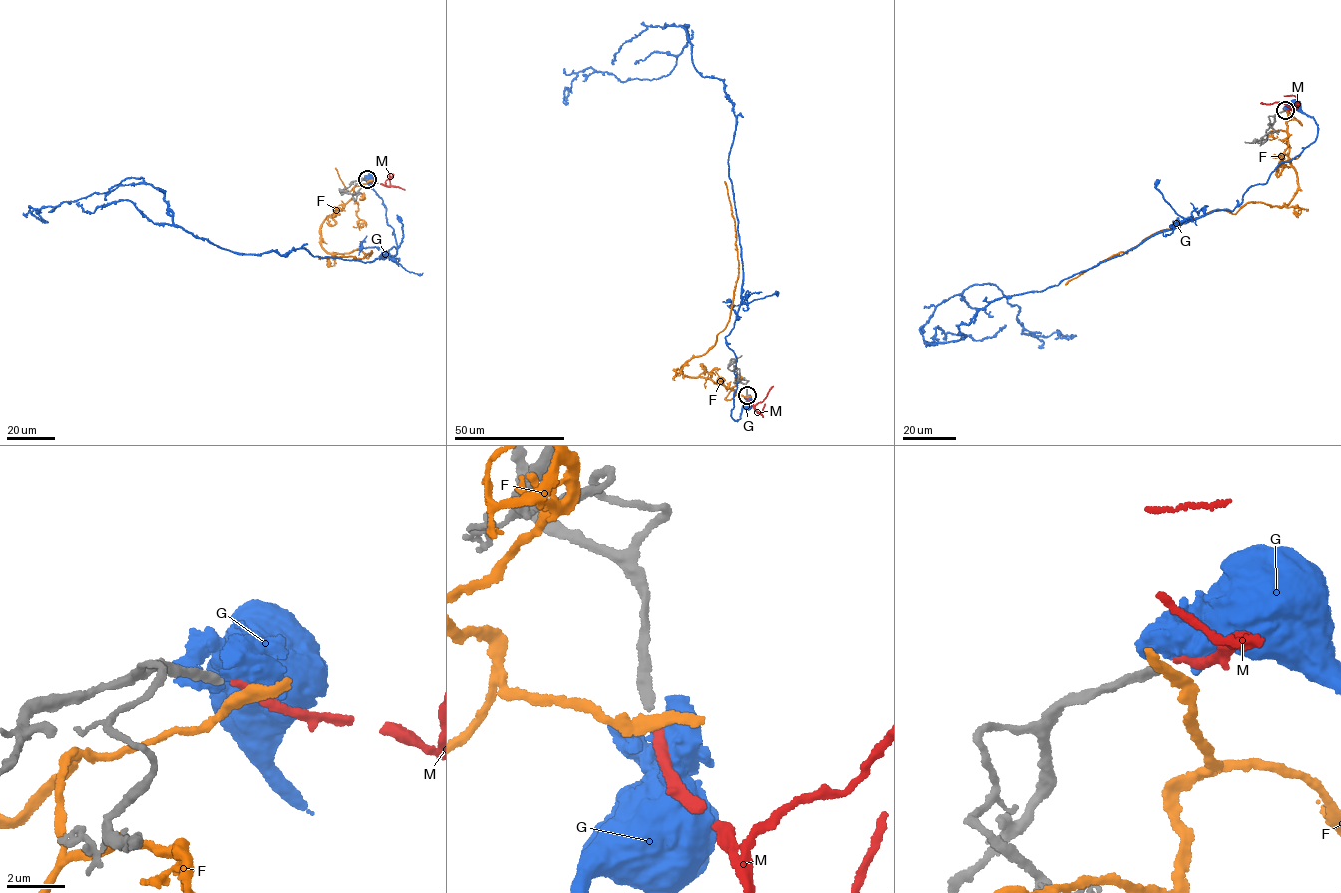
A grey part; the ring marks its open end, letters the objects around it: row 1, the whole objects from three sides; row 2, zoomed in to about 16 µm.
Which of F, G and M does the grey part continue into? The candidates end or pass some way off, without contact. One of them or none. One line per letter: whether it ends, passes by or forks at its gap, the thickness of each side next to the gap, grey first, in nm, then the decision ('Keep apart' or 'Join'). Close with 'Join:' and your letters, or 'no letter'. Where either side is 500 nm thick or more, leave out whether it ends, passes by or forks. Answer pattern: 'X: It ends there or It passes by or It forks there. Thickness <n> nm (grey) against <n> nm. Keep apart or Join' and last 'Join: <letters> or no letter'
F: It passes by. Thickness 320 nm (grey) against 400 nm. Keep apart
G: Thickness 320 nm (grey) against 750 nm. Keep apart
M: It ends there. Thickness 320 nm (grey) against 280 nm. Join
Join: M

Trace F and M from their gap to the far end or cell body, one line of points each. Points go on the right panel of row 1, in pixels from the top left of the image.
F: (1286, 110), (1288, 156), (1298, 177), (1287, 204), (1252, 201), (1233, 214), (1214, 210), (1150, 235), (1065, 284)
M: (1286, 110), (1292, 108), (1283, 102), (1260, 103)

